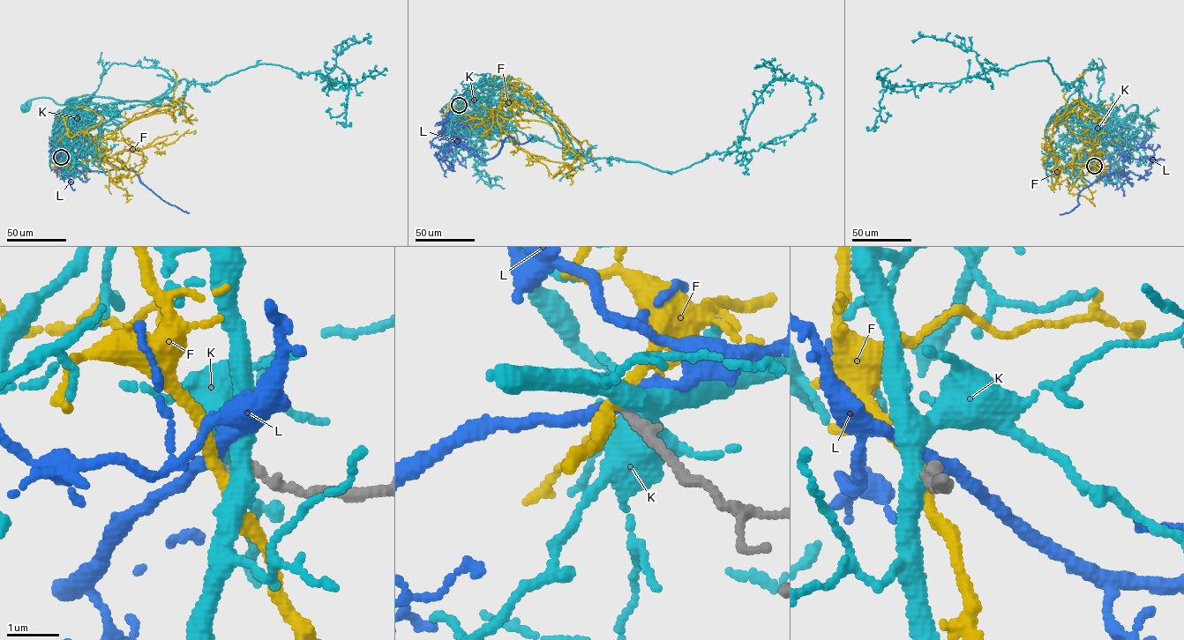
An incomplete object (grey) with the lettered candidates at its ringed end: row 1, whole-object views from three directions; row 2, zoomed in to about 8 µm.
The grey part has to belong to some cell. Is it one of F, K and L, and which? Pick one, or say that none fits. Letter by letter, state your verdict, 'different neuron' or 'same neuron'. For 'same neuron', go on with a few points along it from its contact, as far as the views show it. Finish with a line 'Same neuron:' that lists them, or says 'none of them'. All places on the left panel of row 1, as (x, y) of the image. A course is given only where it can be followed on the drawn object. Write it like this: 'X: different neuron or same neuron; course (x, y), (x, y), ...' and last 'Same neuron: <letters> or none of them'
F: different neuron
K: different neuron
L: same neuron; course (61, 156), (54, 157), (56, 149), (71, 143), (119, 167), (136, 171), (141, 182), (158, 196), (189, 212)
Same neuron: L

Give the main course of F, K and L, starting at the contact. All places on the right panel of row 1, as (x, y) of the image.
F: (1094, 166), (1099, 174), (1082, 167), (1076, 152), (1055, 170), (1049, 147), (1067, 107), (1067, 86), (1086, 70)
K: (1094, 166), (1084, 151), (1085, 130), (1113, 115), (1120, 104), (1127, 111), (1131, 106), (1137, 105), (1133, 116)
L: (1094, 166), (1101, 168), (1115, 163), (1128, 148), (1123, 169), (1104, 174), (1082, 189), (1077, 206), (1060, 214)

